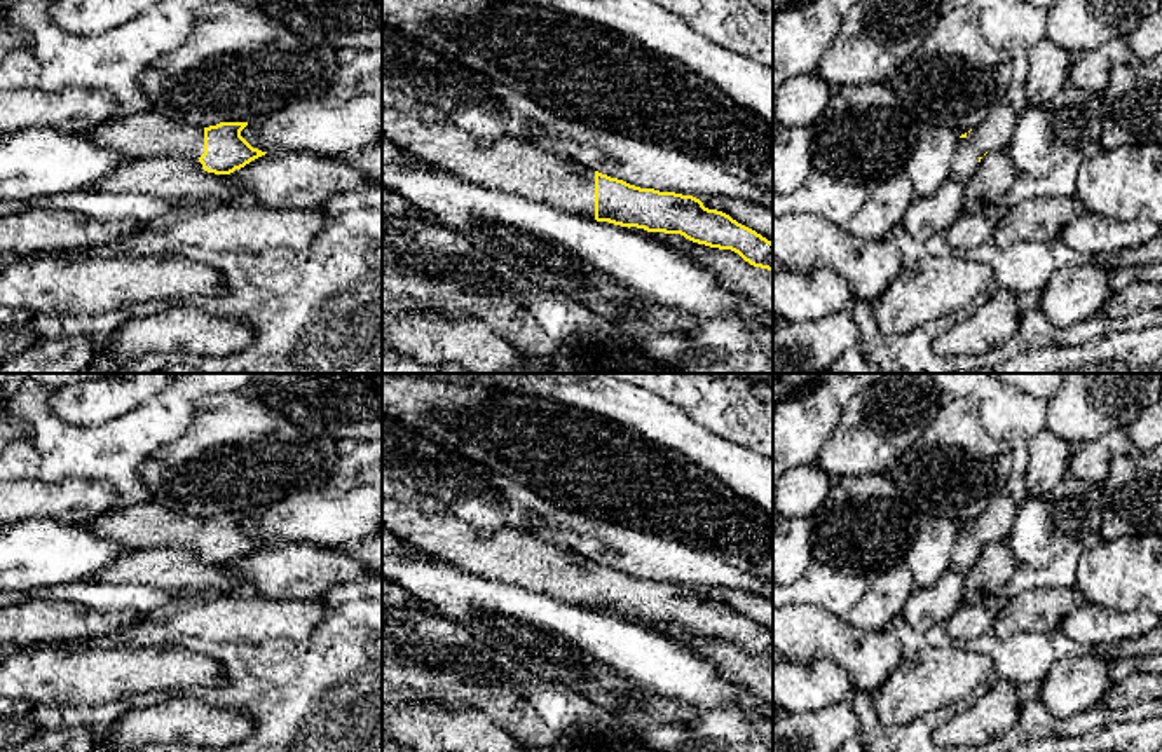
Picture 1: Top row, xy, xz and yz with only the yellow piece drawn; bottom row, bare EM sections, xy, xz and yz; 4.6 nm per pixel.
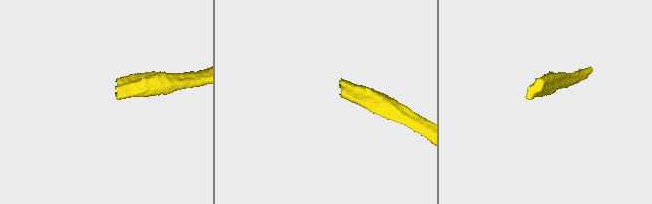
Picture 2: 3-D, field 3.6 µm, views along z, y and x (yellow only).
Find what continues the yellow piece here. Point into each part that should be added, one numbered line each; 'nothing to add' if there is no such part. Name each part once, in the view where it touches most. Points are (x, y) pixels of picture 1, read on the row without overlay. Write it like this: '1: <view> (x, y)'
1: xz (513, 555)

